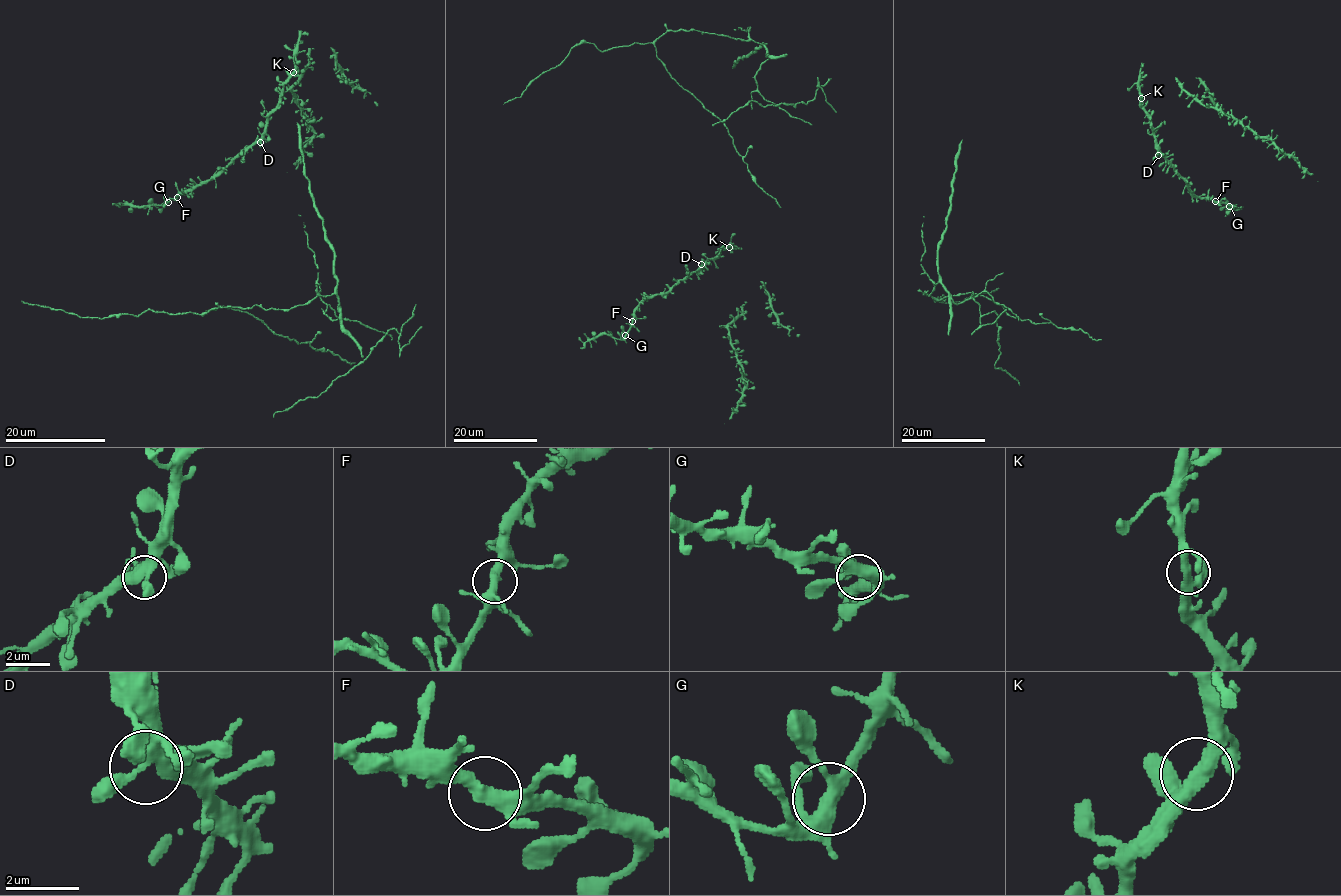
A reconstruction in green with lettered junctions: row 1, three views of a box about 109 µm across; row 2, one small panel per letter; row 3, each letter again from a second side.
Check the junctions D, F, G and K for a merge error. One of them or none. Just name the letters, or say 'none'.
none

